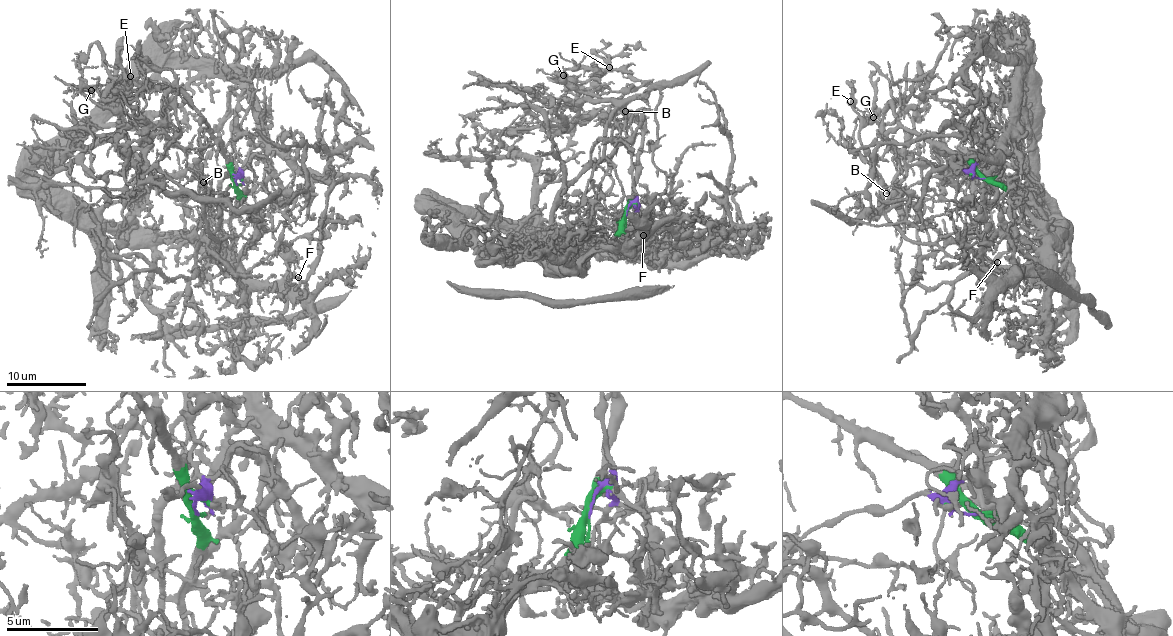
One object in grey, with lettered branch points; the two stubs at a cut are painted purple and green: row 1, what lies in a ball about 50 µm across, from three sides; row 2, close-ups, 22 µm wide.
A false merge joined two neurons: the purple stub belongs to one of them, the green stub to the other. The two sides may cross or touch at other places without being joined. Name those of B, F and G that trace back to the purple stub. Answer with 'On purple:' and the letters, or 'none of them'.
On purple: B, G

